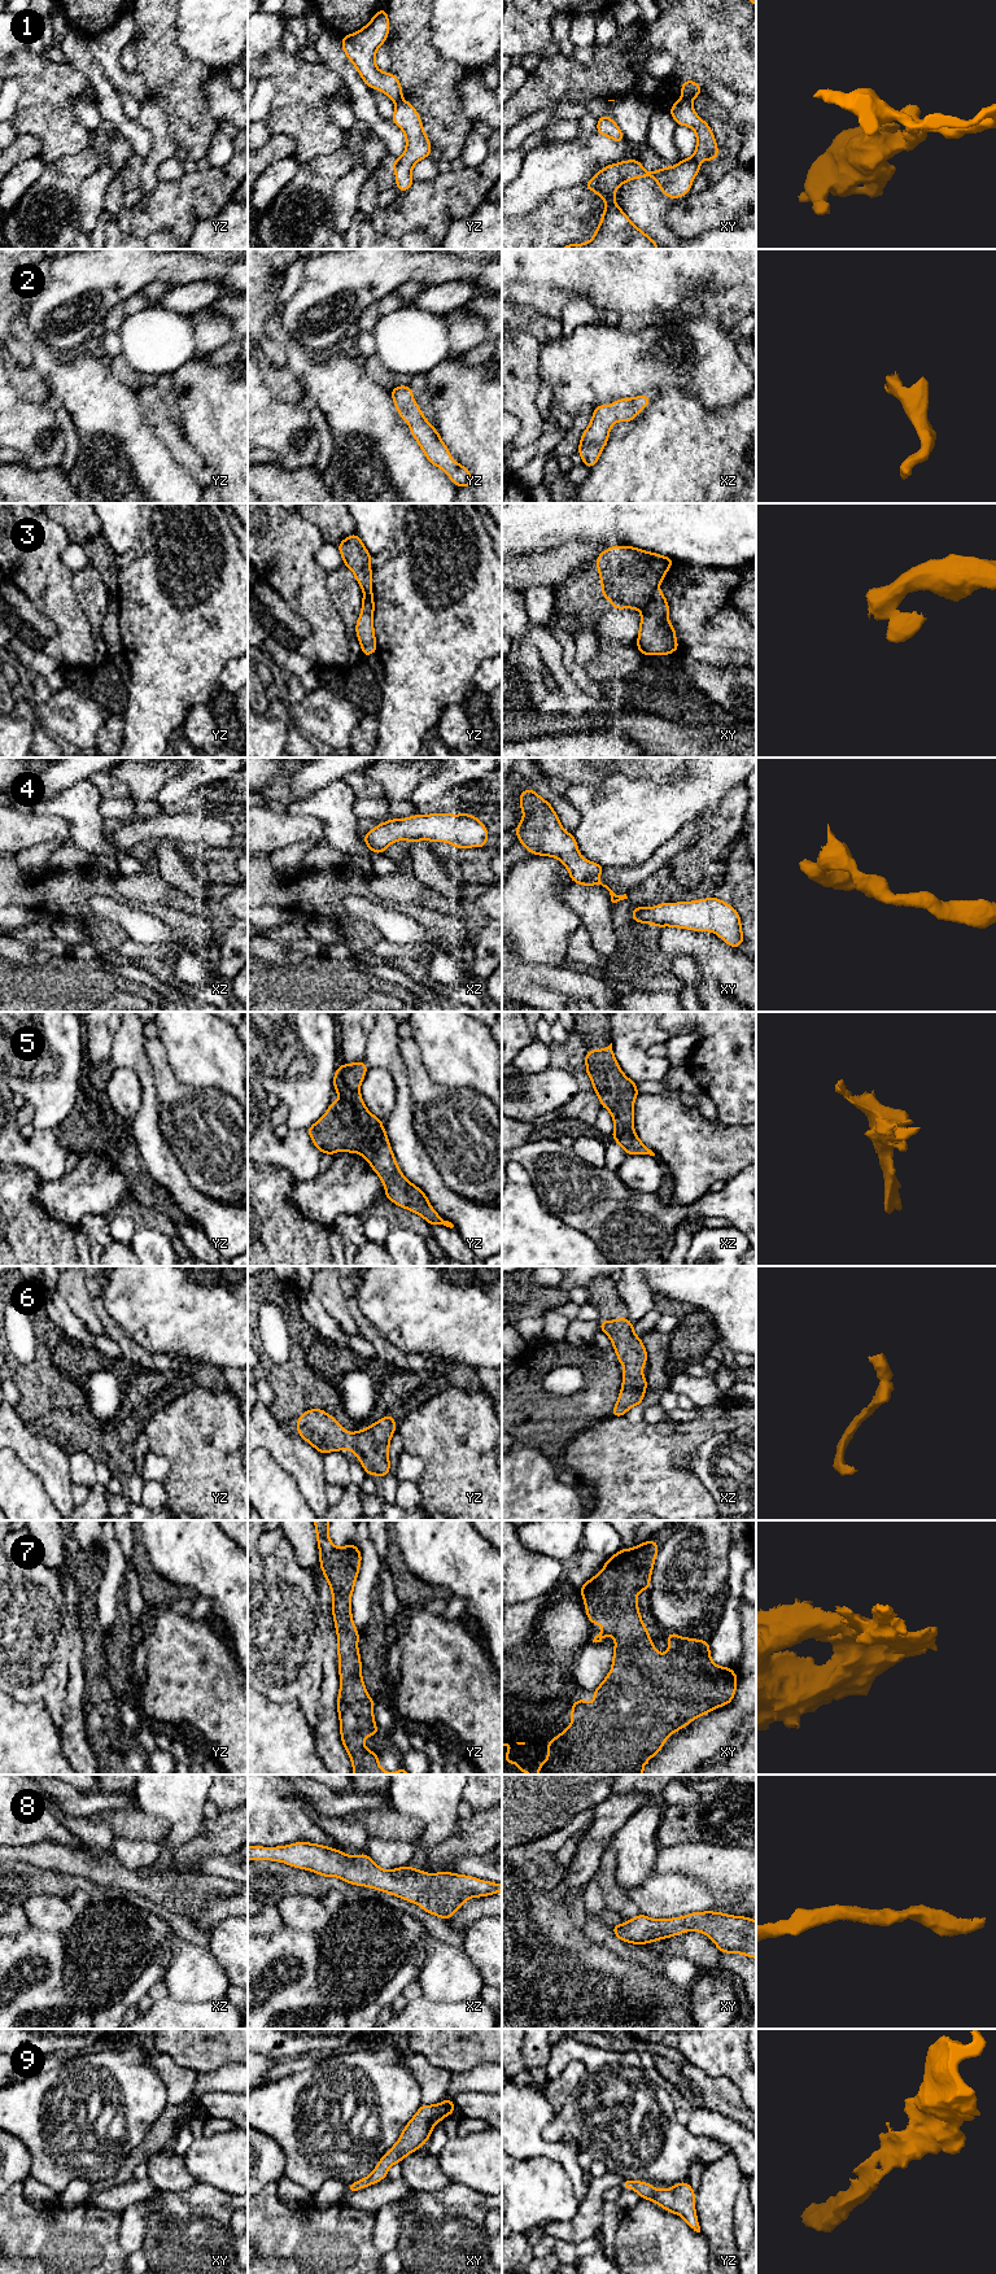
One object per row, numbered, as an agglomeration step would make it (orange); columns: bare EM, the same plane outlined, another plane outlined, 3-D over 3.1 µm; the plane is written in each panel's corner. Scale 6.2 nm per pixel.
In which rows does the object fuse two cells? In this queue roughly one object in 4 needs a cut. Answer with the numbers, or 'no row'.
1, 3

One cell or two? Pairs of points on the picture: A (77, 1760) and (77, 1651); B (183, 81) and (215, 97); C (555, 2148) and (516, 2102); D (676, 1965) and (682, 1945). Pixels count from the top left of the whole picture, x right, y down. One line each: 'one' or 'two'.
A: one
B: two
C: one
D: two

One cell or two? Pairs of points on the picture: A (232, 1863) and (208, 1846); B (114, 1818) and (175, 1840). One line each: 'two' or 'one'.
A: two
B: two

